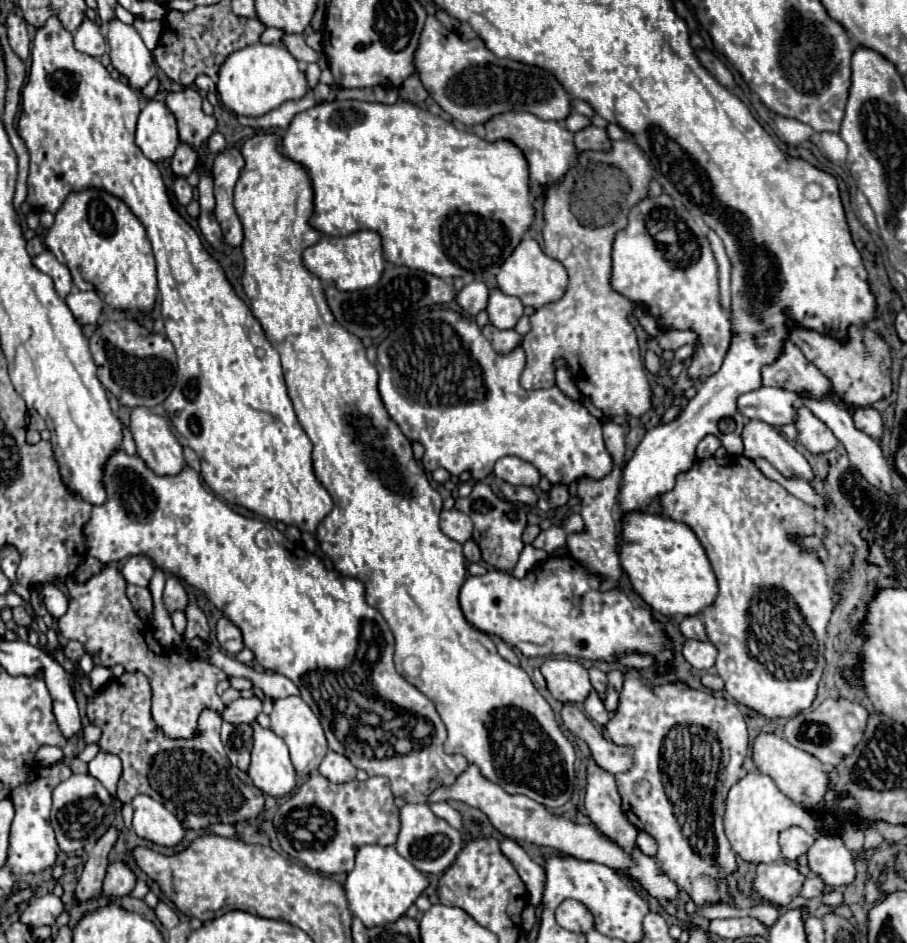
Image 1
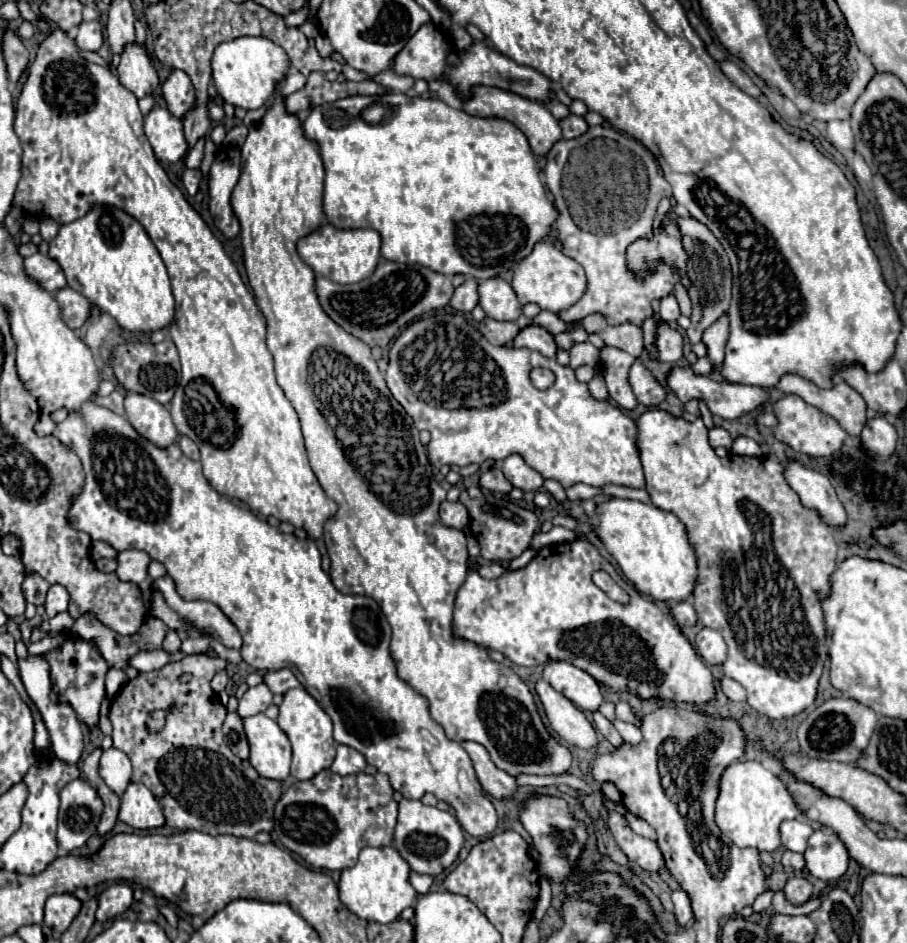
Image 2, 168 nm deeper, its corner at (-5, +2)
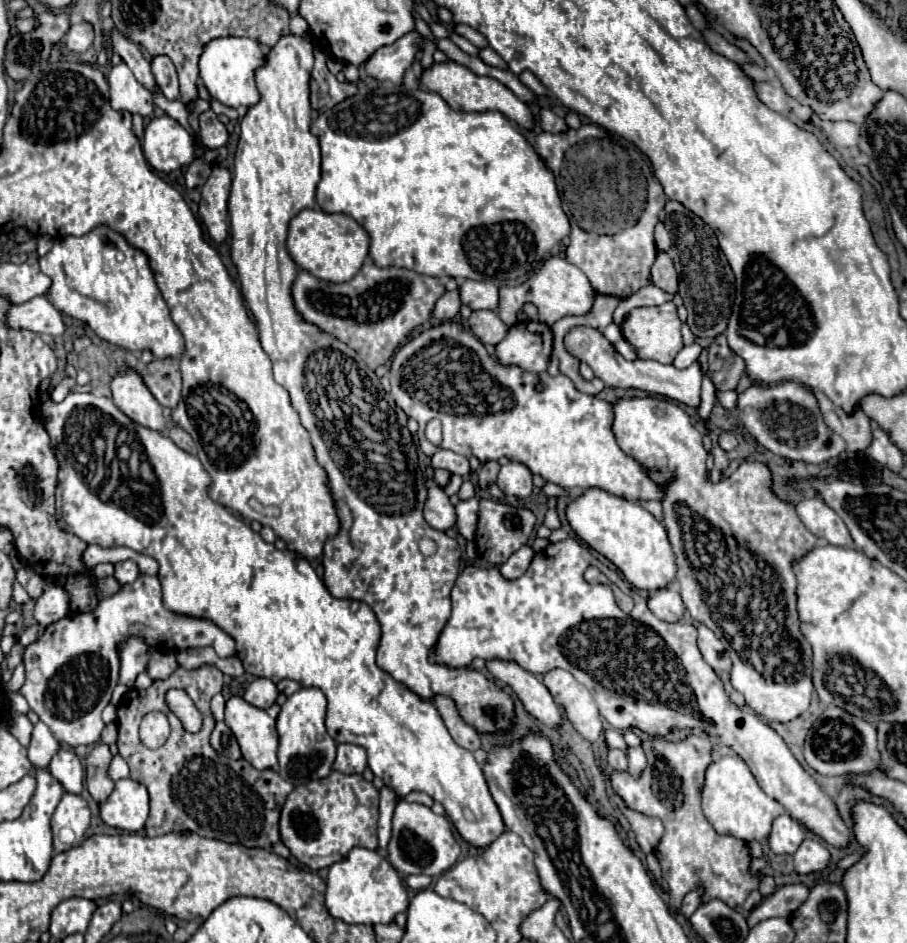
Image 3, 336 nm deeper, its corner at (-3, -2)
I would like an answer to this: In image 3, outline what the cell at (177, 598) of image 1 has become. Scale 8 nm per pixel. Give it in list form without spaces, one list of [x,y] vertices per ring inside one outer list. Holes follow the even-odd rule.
[[[138,575],[134,583],[122,585],[118,593],[100,599],[94,611],[70,613],[48,625],[42,637],[24,649],[26,677],[20,693],[58,741],[74,749],[78,745],[92,745],[100,739],[104,729],[102,711],[118,685],[120,645],[130,637],[140,637],[160,651],[166,647],[172,651],[212,647],[218,657],[232,657],[236,653],[234,639],[212,621],[168,611],[162,603],[158,577]]]

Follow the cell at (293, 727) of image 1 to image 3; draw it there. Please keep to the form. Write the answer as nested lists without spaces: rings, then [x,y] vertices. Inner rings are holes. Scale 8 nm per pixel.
[[[300,689],[286,699],[276,719],[278,731],[278,775],[294,787],[322,779],[332,771],[336,759],[336,741],[328,735],[326,725],[326,697],[320,689]]]

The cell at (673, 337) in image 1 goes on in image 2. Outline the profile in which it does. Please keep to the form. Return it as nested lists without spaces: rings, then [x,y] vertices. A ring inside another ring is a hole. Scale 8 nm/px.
[[[724,313],[712,327],[708,327],[704,331],[702,343],[708,349],[706,357],[714,365],[722,365],[722,361],[724,361],[724,349],[726,349],[726,343],[728,343],[728,313]]]

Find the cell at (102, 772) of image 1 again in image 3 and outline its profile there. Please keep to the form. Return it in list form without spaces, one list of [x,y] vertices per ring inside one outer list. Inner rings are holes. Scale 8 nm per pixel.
[[[116,755],[116,757],[112,759],[112,763],[110,763],[110,767],[108,767],[108,775],[110,775],[114,781],[128,777],[128,765],[126,765],[126,761],[124,761],[120,755]]]

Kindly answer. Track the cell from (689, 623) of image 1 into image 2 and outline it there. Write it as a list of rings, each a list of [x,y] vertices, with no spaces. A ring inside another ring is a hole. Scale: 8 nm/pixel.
[[[682,601],[672,607],[672,617],[680,627],[694,627],[698,623],[698,615],[692,607],[692,601]]]

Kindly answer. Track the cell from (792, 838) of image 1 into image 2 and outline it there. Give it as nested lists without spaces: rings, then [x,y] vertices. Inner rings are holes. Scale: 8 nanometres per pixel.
[[[792,819],[784,821],[780,825],[780,835],[782,835],[782,845],[790,851],[804,853],[804,847],[808,847],[808,839],[814,833],[812,825],[804,823],[802,819]]]

